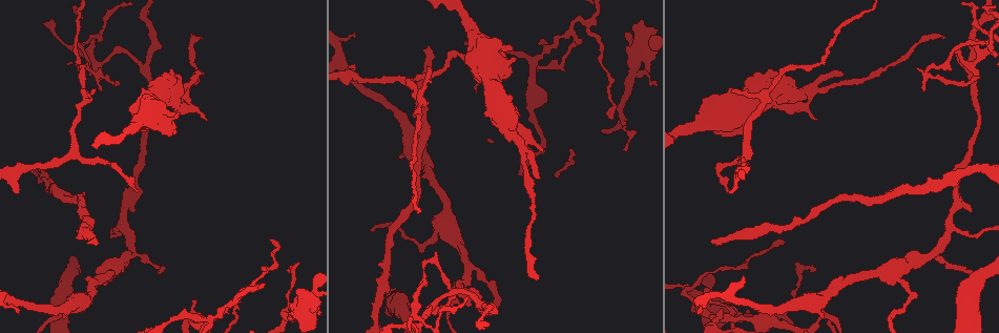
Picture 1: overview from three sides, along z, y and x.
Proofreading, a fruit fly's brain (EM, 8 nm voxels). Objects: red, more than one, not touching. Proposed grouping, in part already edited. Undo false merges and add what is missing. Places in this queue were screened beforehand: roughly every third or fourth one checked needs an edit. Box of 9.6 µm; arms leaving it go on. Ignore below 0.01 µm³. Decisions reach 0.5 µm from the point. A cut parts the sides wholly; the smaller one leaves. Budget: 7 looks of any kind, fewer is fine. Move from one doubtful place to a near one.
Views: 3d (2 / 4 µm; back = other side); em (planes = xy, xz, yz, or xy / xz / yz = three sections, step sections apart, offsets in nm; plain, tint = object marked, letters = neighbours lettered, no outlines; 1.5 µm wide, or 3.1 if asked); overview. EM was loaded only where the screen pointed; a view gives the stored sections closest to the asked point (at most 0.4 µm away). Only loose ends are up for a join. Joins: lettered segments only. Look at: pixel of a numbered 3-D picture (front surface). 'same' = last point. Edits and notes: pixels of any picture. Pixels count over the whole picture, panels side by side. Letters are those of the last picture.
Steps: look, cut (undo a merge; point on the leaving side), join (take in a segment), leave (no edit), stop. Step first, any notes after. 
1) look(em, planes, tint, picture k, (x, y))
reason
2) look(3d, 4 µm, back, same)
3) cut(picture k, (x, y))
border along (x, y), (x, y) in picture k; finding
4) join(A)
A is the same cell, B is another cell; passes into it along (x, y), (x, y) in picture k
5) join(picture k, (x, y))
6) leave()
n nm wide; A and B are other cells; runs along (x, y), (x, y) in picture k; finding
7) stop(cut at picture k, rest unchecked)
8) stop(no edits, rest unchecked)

look(em, planes, letters, picture 1, (132, 211))
free end

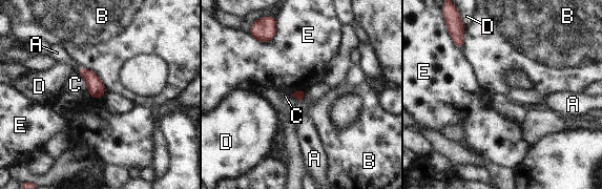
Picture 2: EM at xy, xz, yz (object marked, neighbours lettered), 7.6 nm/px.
leave()
B touches over 300 nm; A, B, C, D and E are other cells; border along (276, 26), (268, 42), (252, 39) in picture 2; no lettered segment goes on from it

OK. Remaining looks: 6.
look(3d, 2 µm, back, picture 1, (542, 151))
branch stops here

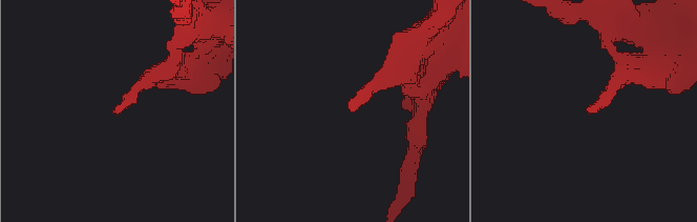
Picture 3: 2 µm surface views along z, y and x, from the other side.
look(em, planes, letters, picture 3, (118, 109))
now the EM

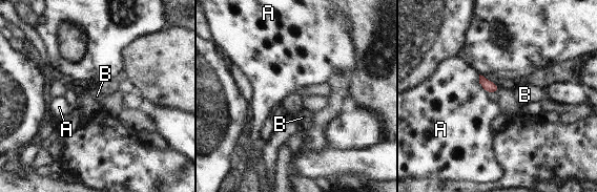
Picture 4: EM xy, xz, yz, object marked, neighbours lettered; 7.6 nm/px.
leave()
A and B are other cells; no lettered segment goes on from it

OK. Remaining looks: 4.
look(em, planes, letters, picture 1, (196, 302))
thin end

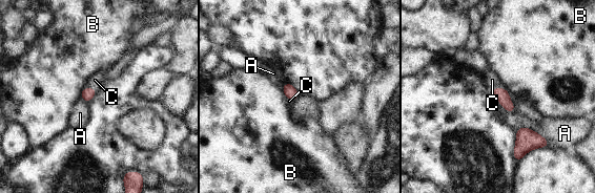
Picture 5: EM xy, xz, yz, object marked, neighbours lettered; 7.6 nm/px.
join(C)
C is the same cell, A and B are other cells; passes into it along (501, 94), (503, 88), (492, 80) in picture 5; it goes on there

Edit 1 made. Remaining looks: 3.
stop(join at picture 5, rest unchecked)

